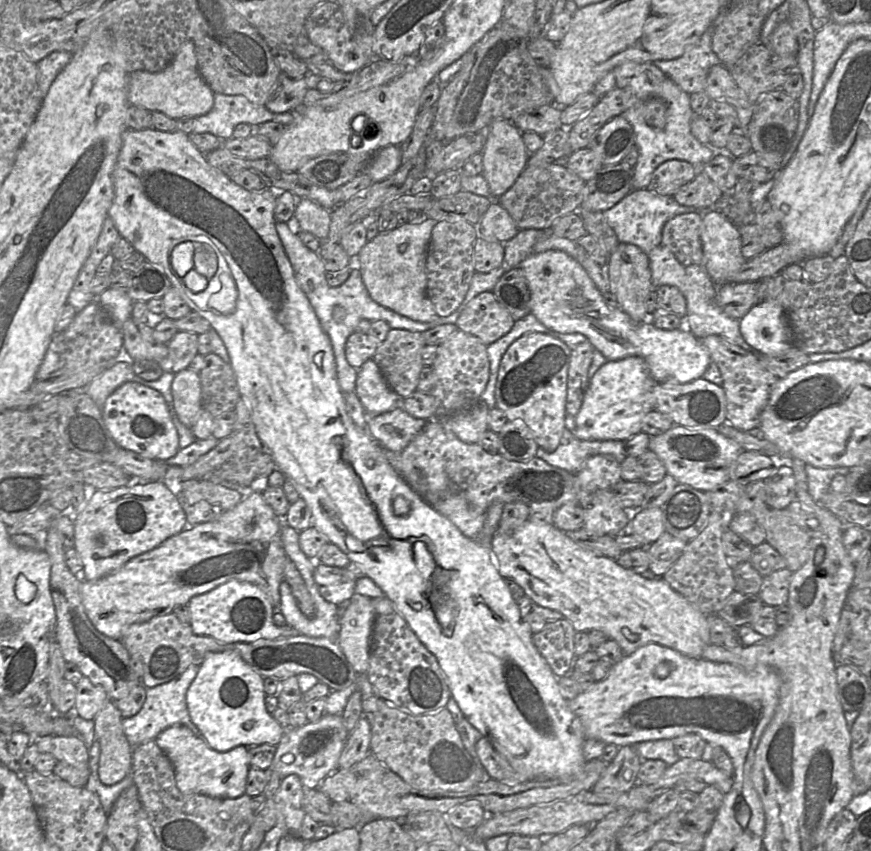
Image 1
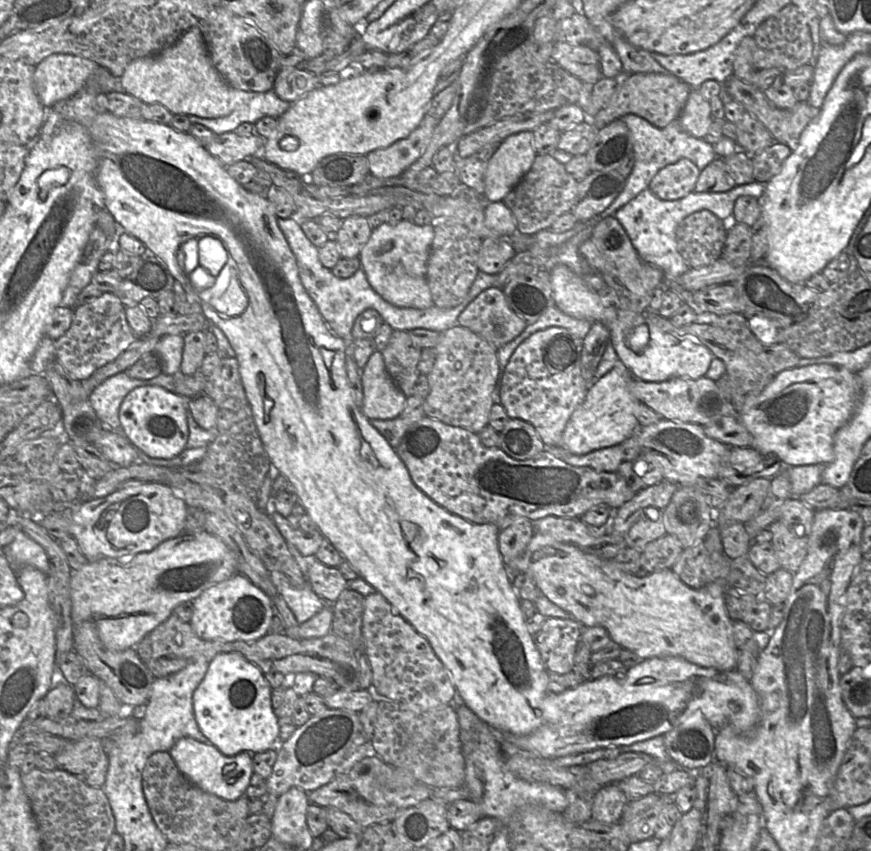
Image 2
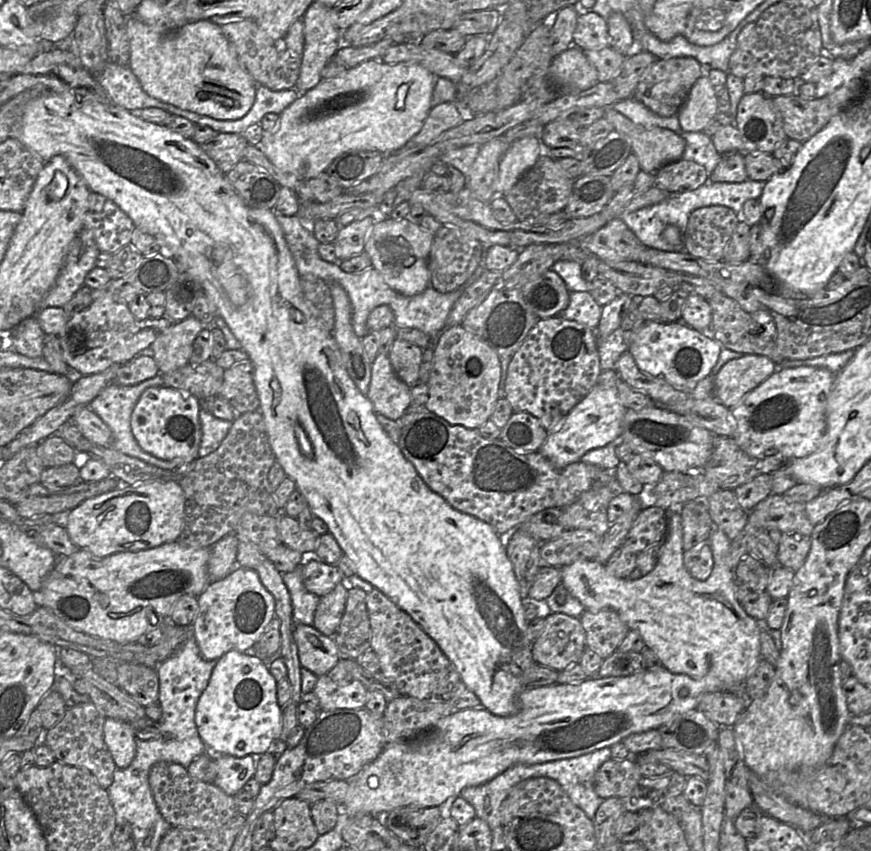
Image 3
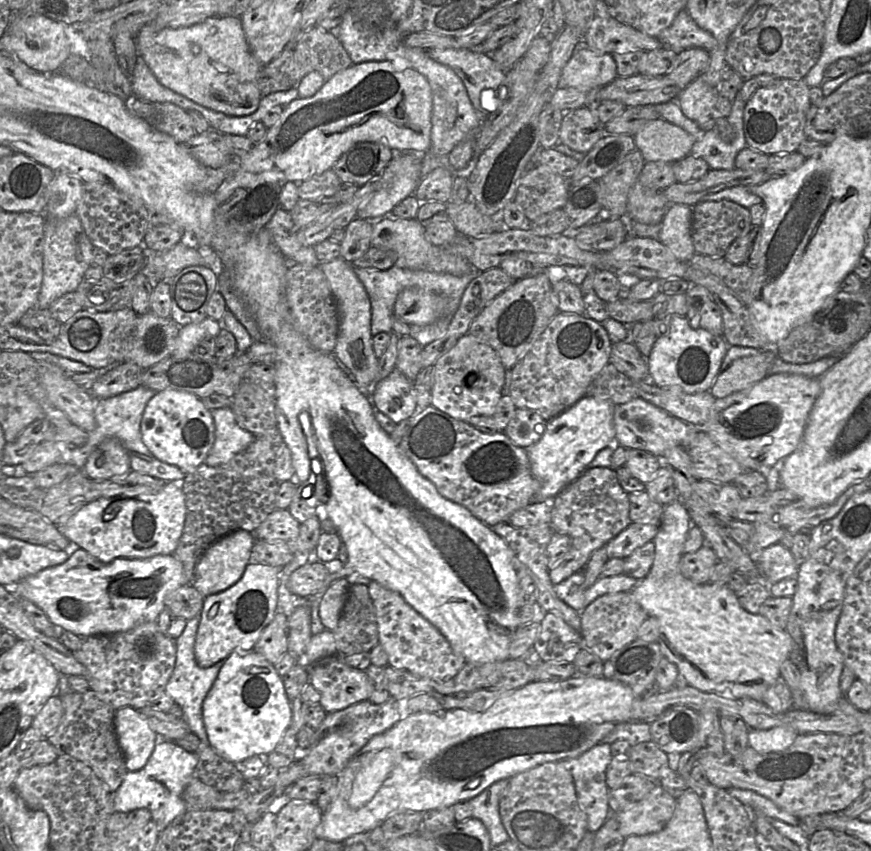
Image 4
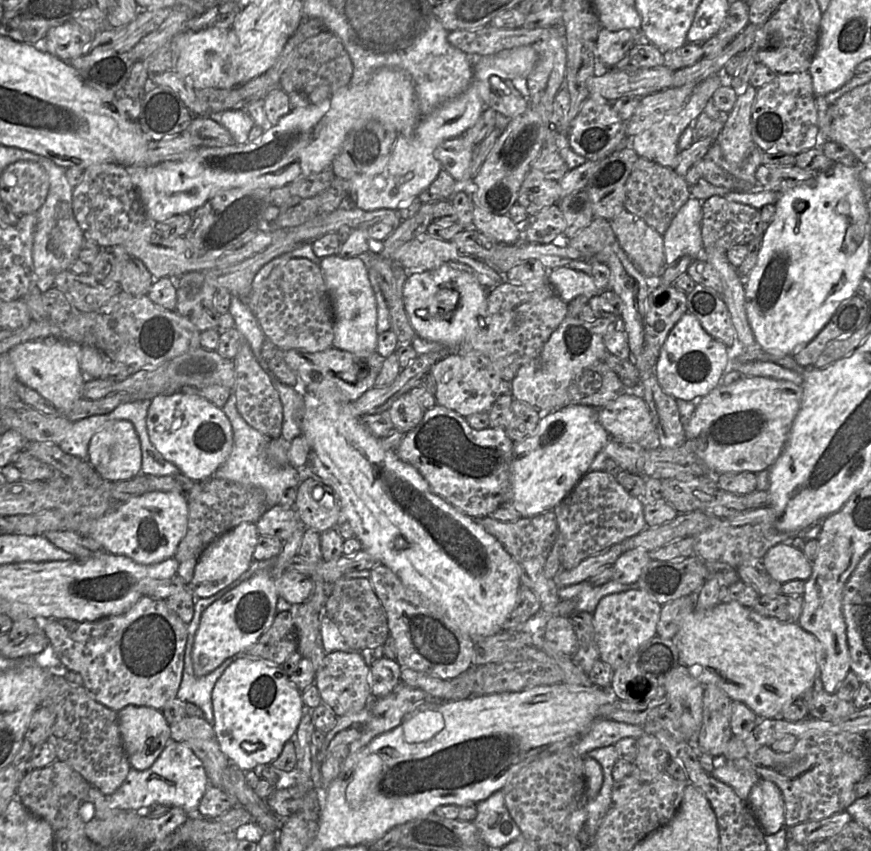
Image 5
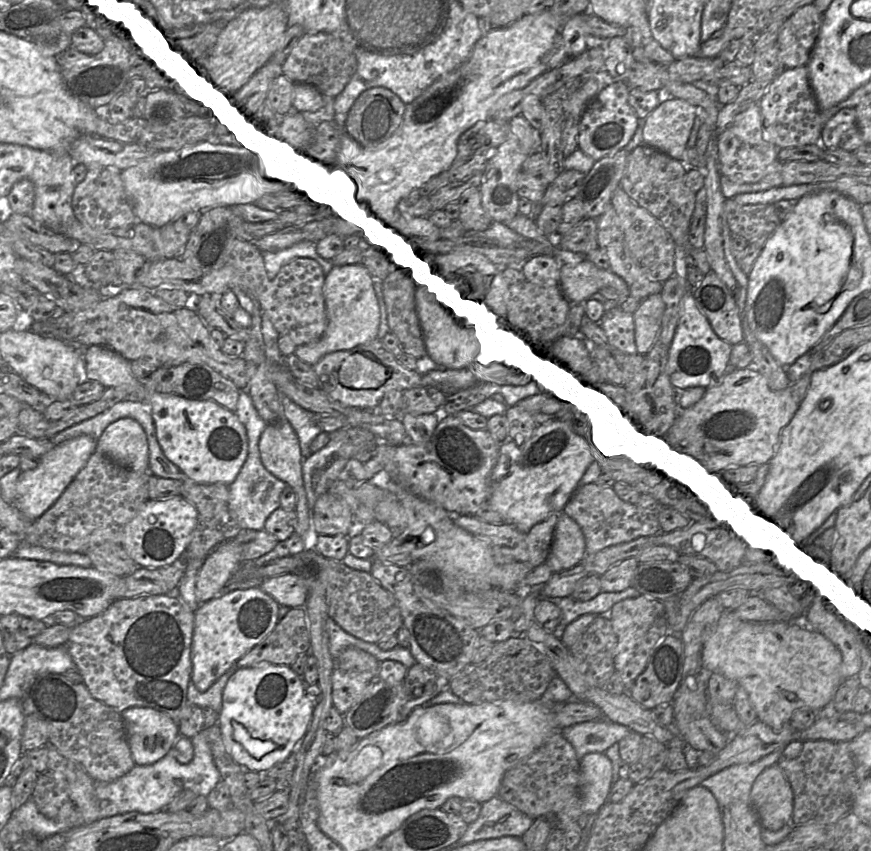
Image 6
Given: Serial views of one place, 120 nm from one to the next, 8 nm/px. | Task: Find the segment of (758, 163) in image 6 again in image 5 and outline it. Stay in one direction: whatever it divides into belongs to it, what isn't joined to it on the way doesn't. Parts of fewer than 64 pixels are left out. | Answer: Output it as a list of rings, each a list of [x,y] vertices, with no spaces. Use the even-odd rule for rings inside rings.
[[[750,84],[739,92],[719,134],[718,144],[731,165],[740,165],[755,147],[751,136],[751,111],[756,92]]]

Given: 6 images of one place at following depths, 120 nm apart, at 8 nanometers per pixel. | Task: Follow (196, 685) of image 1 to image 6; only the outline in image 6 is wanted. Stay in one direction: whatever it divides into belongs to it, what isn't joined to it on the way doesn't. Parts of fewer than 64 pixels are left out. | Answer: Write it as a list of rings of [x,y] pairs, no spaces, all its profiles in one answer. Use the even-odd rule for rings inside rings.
[[[262,665],[238,669],[227,681],[222,694],[218,727],[226,751],[246,771],[268,772],[284,762],[305,736],[315,705],[306,695],[306,685],[289,666]]]

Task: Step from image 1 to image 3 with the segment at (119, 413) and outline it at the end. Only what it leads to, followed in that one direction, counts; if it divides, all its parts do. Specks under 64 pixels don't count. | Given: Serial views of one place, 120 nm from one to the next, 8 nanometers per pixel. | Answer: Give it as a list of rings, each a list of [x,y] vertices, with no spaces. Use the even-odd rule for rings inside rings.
[[[167,386],[149,387],[133,409],[131,431],[139,446],[157,458],[196,460],[201,443],[200,410],[201,401],[187,391]]]

